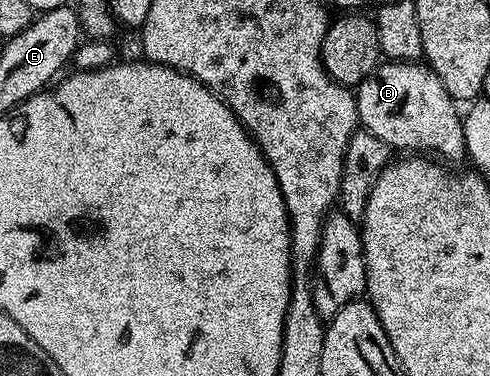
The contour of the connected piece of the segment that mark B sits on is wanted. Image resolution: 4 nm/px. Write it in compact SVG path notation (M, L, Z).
M381 62L374 73L355 88L354 94L360 114L359 126L374 133L374 137L382 137L390 149L397 147L400 153L441 155L436 156L441 160L465 158L464 120L461 112L456 112L457 100L446 93L446 85L438 81L427 62Z

